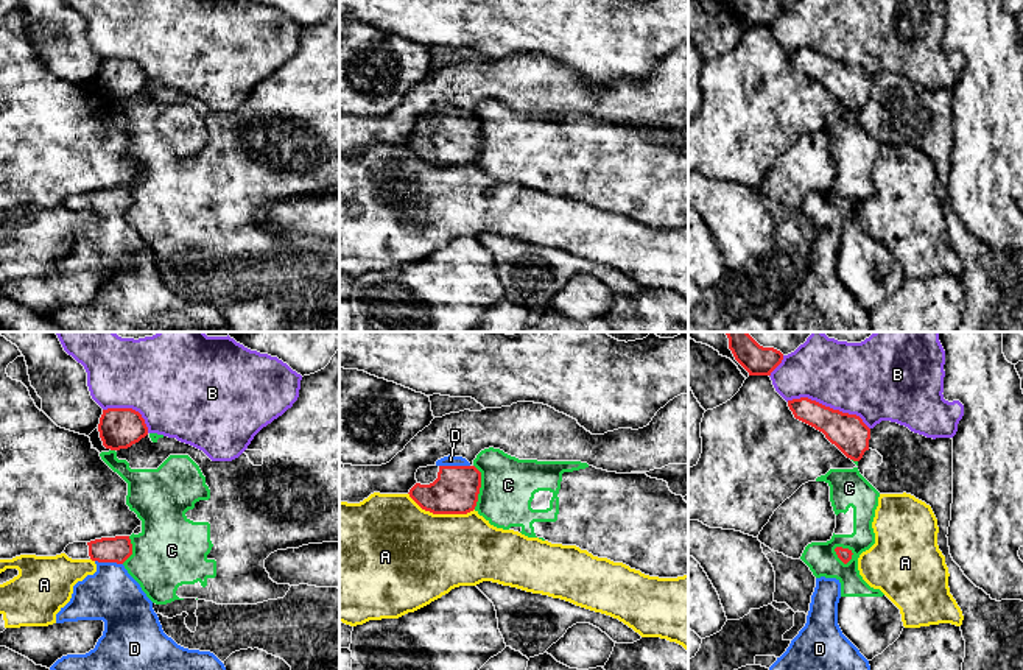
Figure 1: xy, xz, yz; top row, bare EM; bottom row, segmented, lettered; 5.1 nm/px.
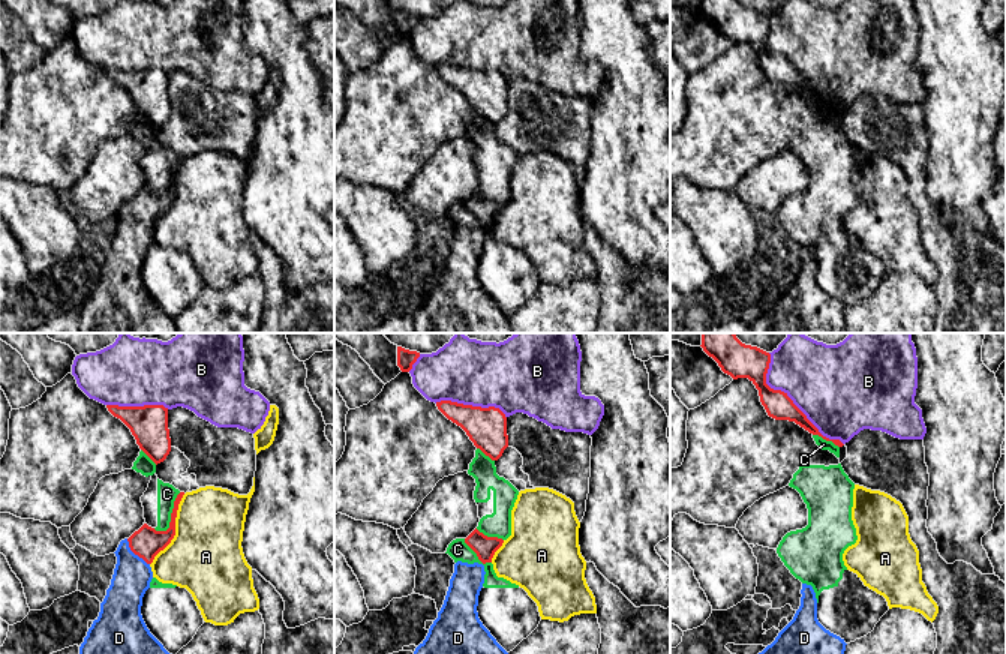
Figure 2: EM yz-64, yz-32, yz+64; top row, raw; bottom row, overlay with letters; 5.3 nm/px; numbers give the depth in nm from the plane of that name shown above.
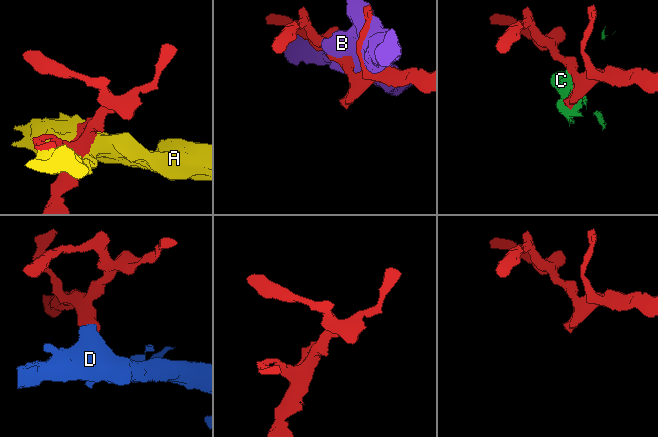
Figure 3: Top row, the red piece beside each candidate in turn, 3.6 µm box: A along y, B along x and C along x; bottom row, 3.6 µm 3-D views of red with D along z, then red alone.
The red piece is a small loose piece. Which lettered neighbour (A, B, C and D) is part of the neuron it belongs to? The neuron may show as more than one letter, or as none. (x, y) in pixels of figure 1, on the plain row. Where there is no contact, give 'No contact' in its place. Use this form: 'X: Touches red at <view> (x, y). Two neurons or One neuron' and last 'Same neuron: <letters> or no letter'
A: Touches red at xz (441, 164). Two neurons
B: Touches red at yz (829, 58). Two neurons
C: Touches red at yz (846, 200). Two neurons
D: Touches red at xz (455, 117). One neuron
Same neuron: D

